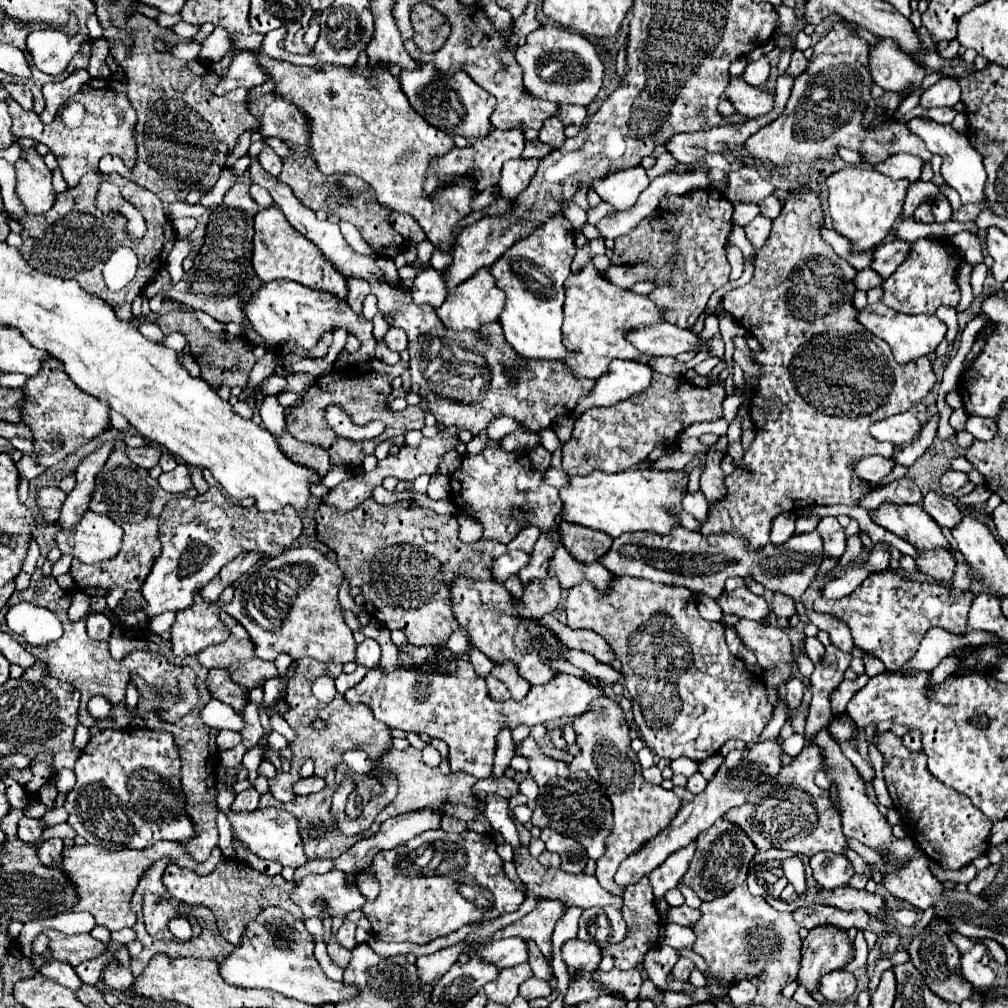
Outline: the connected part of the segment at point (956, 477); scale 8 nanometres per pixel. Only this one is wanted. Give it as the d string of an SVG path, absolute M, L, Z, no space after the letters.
M948 470L942 476L942 492L944 494L954 494L956 490L960 490L964 484L968 484L968 474L958 472L958 470Z

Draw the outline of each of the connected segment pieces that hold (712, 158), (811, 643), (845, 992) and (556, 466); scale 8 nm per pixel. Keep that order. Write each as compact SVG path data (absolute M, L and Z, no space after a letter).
M707 154L705 156L705 164L708 168L721 168L724 172L729 174L730 172L736 172L729 168L729 163L721 154Z
M812 636L812 638L806 638L806 654L810 656L810 660L814 662L814 664L818 664L818 660L822 660L822 656L824 656L824 644L816 638L816 636Z
M844 970L826 974L822 978L822 984L820 984L820 994L830 1002L844 1004L846 1000L850 1000L856 994L856 978L854 978L854 974L844 972Z
M556 450L554 454L552 454L552 464L550 464L550 468L544 472L544 482L546 484L550 484L550 486L554 486L554 488L564 488L564 484L570 484L570 476L562 470L562 466L560 466L560 450Z

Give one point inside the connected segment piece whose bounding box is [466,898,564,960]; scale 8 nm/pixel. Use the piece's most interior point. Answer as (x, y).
(538, 925)

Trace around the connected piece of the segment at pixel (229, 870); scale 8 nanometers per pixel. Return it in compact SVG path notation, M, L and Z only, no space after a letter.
M222 860L218 864L218 868L208 874L208 876L198 876L196 872L186 872L182 868L174 868L174 864L170 864L164 872L164 878L162 878L164 886L168 888L168 892L178 898L180 902L184 904L190 904L190 906L206 906L214 912L216 916L216 922L218 922L218 930L220 934L232 942L232 944L240 944L244 932L246 932L246 924L254 918L258 918L258 914L268 908L268 906L282 906L284 910L288 910L290 914L294 914L296 920L304 920L302 916L302 910L298 910L288 892L292 890L294 884L286 882L280 874L276 876L268 876L264 872L258 872L254 868L250 868L246 862L242 860Z

